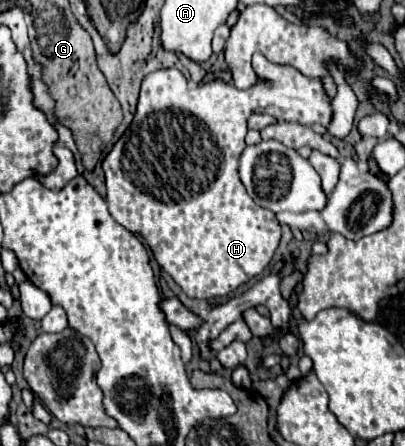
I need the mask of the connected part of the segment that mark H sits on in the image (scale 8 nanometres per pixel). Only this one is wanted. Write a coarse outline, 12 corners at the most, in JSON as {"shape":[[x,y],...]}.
{"shape":[[146,75],[102,161],[110,215],[192,299],[280,243],[238,177],[246,119],[330,123],[318,79]]}

